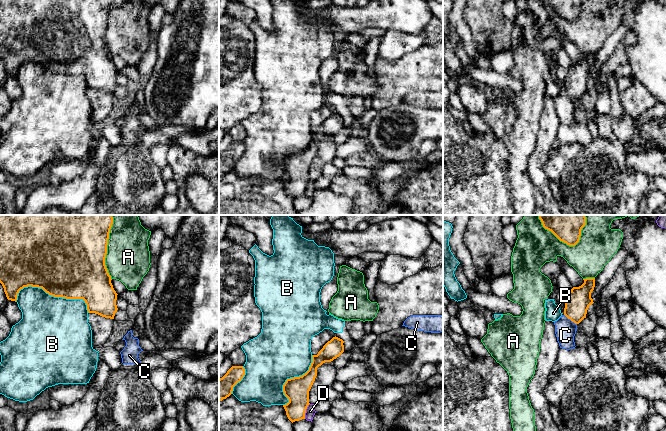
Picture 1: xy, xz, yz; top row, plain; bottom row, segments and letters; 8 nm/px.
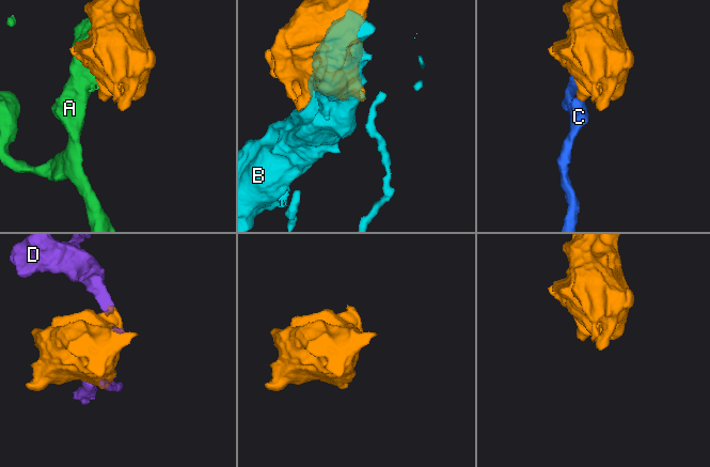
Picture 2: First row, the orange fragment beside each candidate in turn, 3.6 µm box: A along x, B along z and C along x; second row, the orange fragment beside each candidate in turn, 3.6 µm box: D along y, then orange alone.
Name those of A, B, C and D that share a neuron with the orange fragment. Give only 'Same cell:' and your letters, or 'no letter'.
Same cell: C

